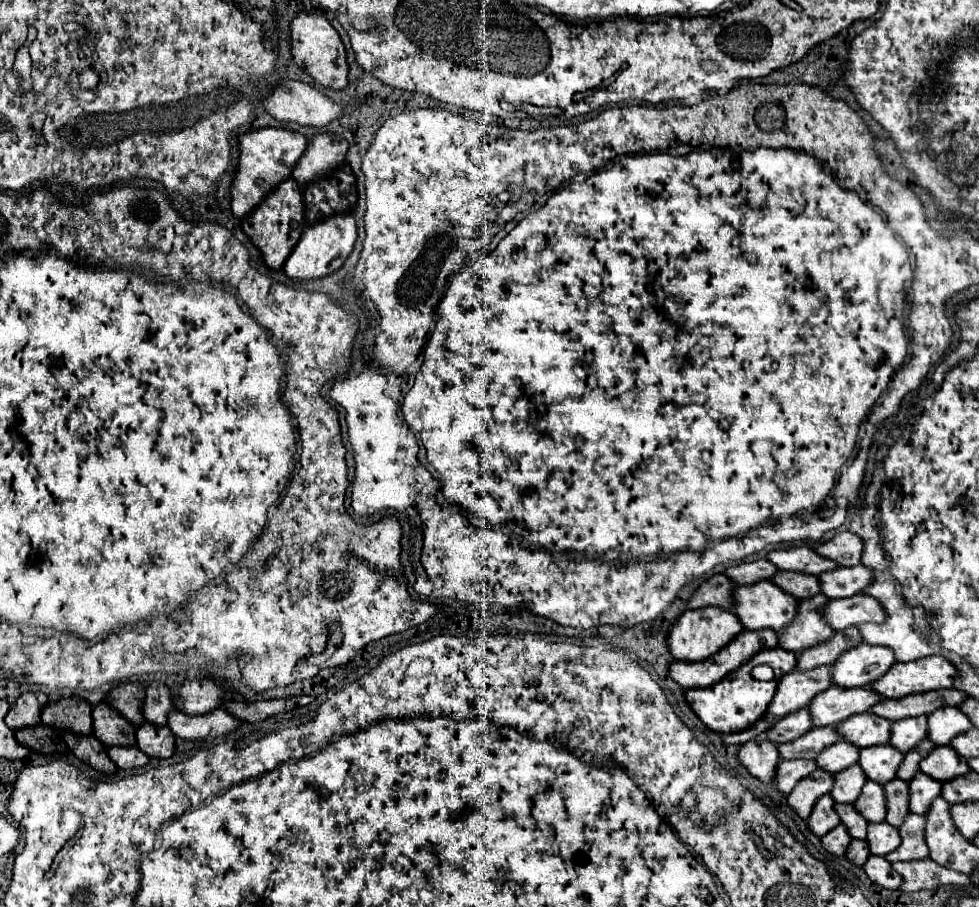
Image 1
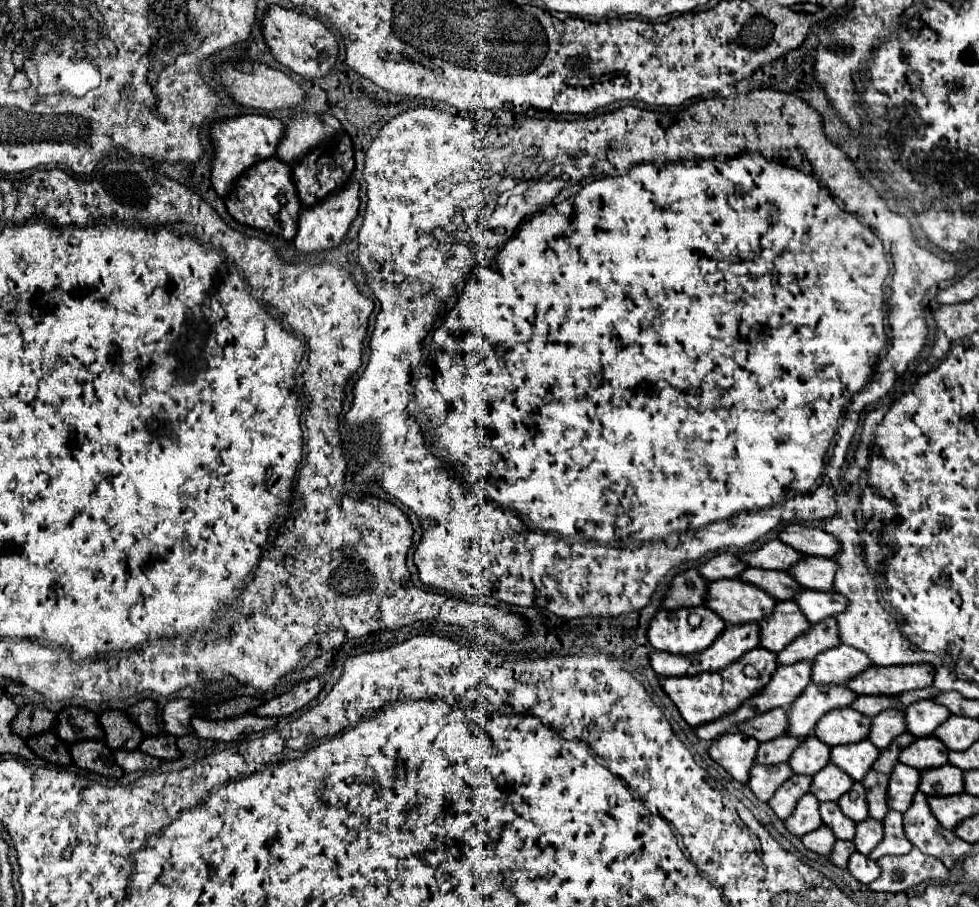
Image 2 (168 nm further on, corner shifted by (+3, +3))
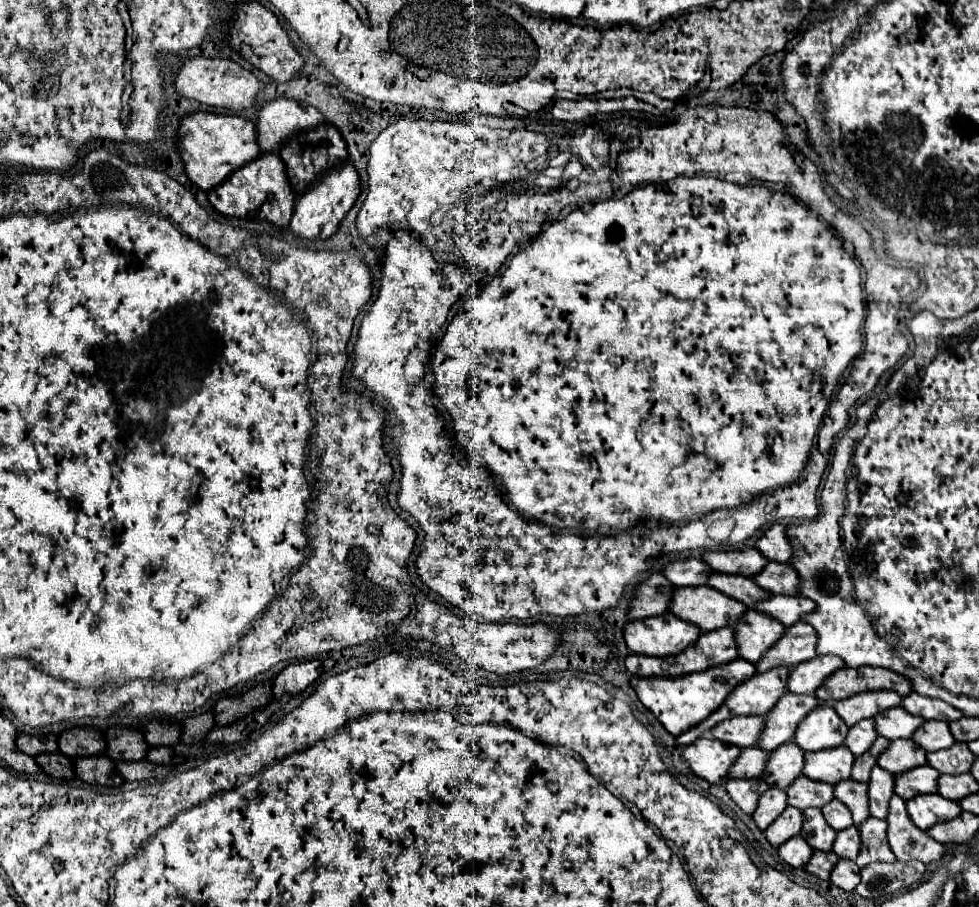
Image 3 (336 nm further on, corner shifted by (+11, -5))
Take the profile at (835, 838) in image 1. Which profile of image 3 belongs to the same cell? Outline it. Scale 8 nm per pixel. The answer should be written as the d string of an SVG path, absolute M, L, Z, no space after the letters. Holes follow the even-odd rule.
M795 835L789 841L785 841L785 845L779 847L779 855L791 867L805 867L813 855L813 849L809 847L809 843L805 843L801 835Z

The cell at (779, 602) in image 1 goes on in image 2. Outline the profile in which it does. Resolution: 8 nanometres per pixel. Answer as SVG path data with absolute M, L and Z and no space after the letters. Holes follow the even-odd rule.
M741 579L709 581L709 599L705 599L711 611L733 625L759 623L763 617L771 615L775 603L771 595Z

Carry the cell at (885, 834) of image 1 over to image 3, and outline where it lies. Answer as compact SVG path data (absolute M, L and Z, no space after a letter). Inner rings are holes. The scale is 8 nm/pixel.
M849 827L837 833L837 839L833 843L833 851L841 857L841 859L851 859L855 861L859 851L861 851L861 833L857 827Z

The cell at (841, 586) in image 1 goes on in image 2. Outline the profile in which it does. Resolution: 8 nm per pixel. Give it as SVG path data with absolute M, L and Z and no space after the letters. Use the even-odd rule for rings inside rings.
M805 557L801 559L801 563L797 563L797 567L791 567L789 571L793 573L793 577L797 577L797 583L801 583L803 589L833 591L837 563L823 557Z

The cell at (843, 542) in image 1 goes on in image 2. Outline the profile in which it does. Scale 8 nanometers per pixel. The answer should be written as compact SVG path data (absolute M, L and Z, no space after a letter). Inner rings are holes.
M789 523L781 529L779 533L779 539L793 547L795 551L801 551L803 555L813 555L813 557L825 557L825 559L833 559L837 557L841 545L839 541L817 529L817 527L809 527L809 525L803 525L803 523Z

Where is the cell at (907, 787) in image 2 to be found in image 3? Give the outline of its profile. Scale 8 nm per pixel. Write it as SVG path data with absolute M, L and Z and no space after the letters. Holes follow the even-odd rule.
M873 767L873 775L869 779L869 809L871 817L887 819L889 815L889 801L893 797L895 777L881 767Z

